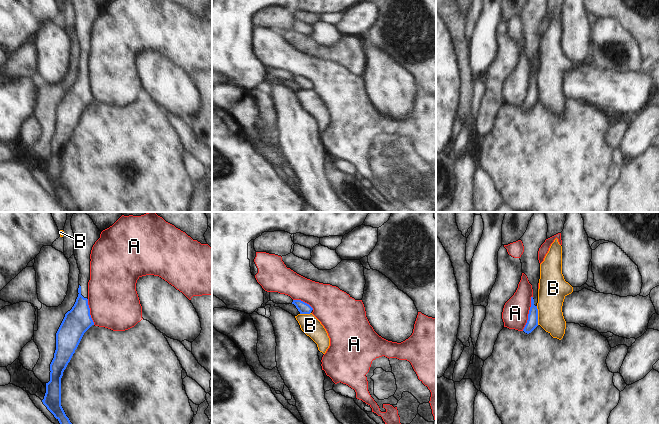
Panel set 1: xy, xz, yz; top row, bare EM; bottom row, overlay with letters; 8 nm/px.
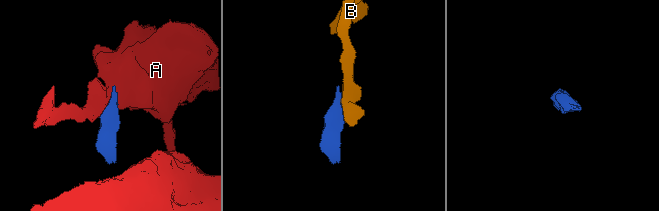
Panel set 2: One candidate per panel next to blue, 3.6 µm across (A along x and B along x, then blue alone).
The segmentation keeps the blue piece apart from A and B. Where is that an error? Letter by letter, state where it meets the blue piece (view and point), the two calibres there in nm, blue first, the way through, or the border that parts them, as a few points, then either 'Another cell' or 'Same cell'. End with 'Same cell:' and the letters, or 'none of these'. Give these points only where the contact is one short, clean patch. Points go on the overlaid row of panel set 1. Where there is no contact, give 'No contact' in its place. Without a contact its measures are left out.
A: Touches blue at yz (529, 313). Thickness 90 nm (blue) against 200 nm. Another cell
B: Touches blue at yz (537, 315). Thickness 90 nm (blue) against 220 nm. Another cell
Same cell: none of these.

